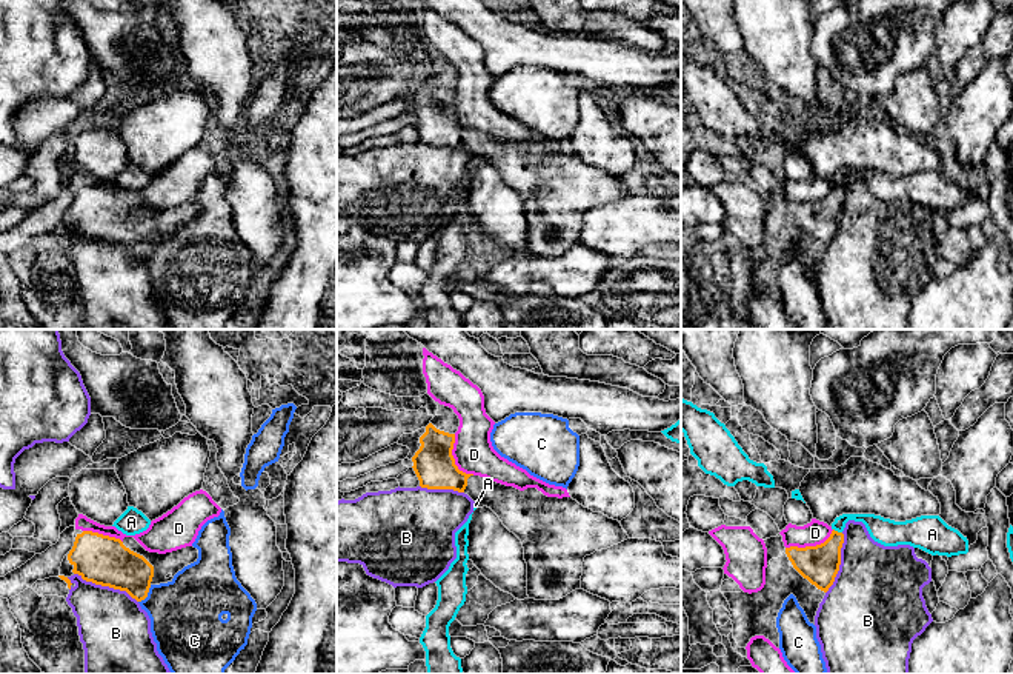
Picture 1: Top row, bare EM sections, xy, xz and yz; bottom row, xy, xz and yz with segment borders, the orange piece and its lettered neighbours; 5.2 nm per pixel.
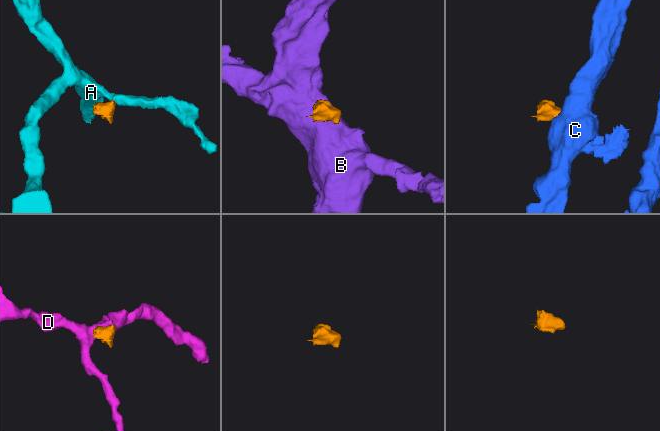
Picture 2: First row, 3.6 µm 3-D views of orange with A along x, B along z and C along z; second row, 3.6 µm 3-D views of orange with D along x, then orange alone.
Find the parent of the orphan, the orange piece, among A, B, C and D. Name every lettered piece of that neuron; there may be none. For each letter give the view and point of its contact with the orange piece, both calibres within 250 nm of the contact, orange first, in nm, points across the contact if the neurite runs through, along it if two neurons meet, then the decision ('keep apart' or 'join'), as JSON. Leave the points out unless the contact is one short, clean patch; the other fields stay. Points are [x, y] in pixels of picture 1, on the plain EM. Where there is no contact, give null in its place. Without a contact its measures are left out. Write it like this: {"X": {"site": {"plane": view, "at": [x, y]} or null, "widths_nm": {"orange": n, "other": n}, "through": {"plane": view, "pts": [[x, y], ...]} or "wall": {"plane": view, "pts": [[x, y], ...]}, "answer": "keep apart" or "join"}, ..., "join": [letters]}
{"A": {"site": {"plane": "yz", "at": [836, 186]}, "widths_nm": {"orange": 200, "other": 140}, "wall": {"plane": "yz", "pts": [[833, 183], [841, 188]]}, "answer": "keep apart"}, "B": {"site": {"plane": "xy", "at": [106, 240]}, "widths_nm": {"orange": 260, "other": 360}, "answer": "keep apart"}, "C": {"site": {"plane": "xy", "at": [146, 250]}, "widths_nm": {"orange": 240, "other": 380}, "wall": {"plane": "xy", "pts": [[151, 240], [146, 251], [139, 257]]}, "answer": "keep apart"}, "D": {"site": {"plane": "yz", "at": [810, 202]}, "widths_nm": {"orange": 200, "other": 130}, "wall": {"plane": "yz", "pts": [[833, 185], [820, 199], [786, 203]]}, "answer": "keep apart"}, "join": []}

